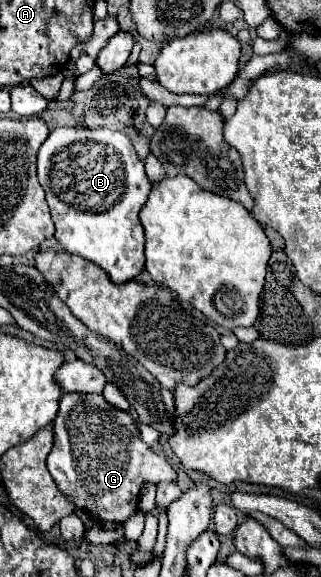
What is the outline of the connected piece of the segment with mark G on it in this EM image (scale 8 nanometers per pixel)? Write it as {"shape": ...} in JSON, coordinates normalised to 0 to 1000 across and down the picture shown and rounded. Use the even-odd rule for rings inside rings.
{"shape":[[[209,679],[190,690],[146,815],[240,880],[265,880],[315,905],[364,908],[427,887],[433,849],[452,835],[545,832],[533,804],[439,763],[427,728],[402,714],[333,700],[315,683],[259,686],[246,679]]]}

